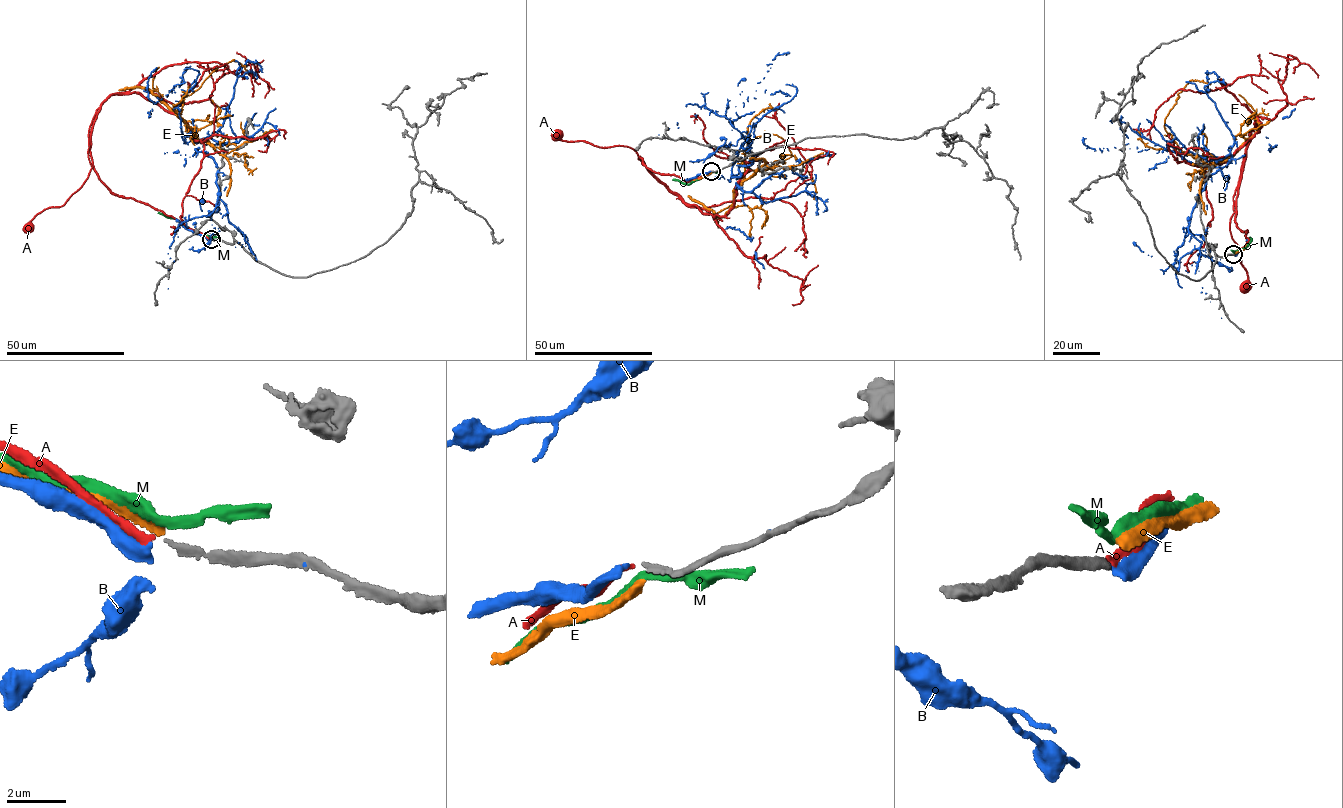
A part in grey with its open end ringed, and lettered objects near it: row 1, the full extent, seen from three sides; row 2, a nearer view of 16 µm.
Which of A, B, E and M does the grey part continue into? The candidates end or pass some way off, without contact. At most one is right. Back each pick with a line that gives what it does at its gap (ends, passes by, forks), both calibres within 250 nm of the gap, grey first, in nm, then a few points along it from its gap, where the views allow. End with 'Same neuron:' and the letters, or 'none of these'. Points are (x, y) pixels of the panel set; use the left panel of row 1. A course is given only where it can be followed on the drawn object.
A: It ends there. Thickness 160 nm (grey) against 240 nm. Its course: (210, 239), (104, 184), (90, 151), (96, 111), (86, 180), (28, 227)
Same neuron: A

